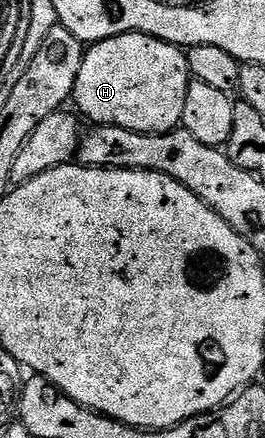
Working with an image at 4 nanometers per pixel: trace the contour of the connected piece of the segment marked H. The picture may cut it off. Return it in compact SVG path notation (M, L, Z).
M126 32L120 36L99 40L84 51L83 61L81 62L81 74L77 74L77 82L75 83L73 104L76 104L74 107L77 109L78 115L83 118L88 116L91 119L90 123L95 126L112 124L113 126L121 126L125 130L133 130L134 132L174 132L176 128L182 125L183 111L185 110L185 94L192 79L191 71L187 68L187 53L180 45L158 40L144 32Z

